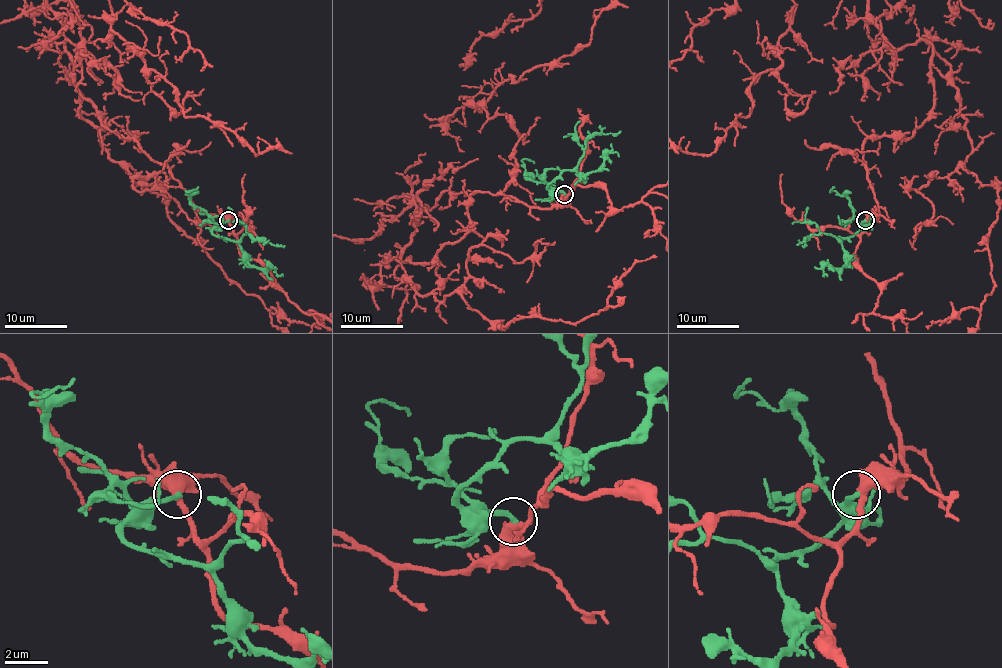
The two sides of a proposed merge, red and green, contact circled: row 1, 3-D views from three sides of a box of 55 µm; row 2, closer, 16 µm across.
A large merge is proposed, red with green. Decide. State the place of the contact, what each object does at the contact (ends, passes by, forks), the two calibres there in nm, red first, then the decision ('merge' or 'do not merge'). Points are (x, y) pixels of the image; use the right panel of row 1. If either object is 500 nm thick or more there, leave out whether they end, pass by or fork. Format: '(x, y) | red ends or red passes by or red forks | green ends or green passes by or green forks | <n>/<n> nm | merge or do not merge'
(865, 220) | red forks | green ends | 360/240 nm | do not merge

